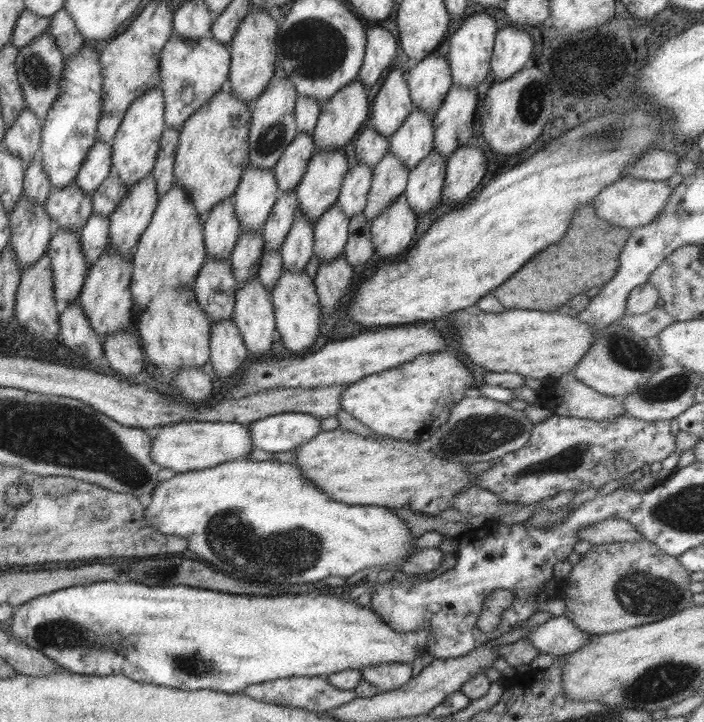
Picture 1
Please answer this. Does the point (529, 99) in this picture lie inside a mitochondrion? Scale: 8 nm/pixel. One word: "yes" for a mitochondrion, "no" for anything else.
yes

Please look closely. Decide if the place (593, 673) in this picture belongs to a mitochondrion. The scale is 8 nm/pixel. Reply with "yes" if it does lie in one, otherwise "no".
no

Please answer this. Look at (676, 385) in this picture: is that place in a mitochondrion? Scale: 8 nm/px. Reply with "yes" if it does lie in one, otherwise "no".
yes

